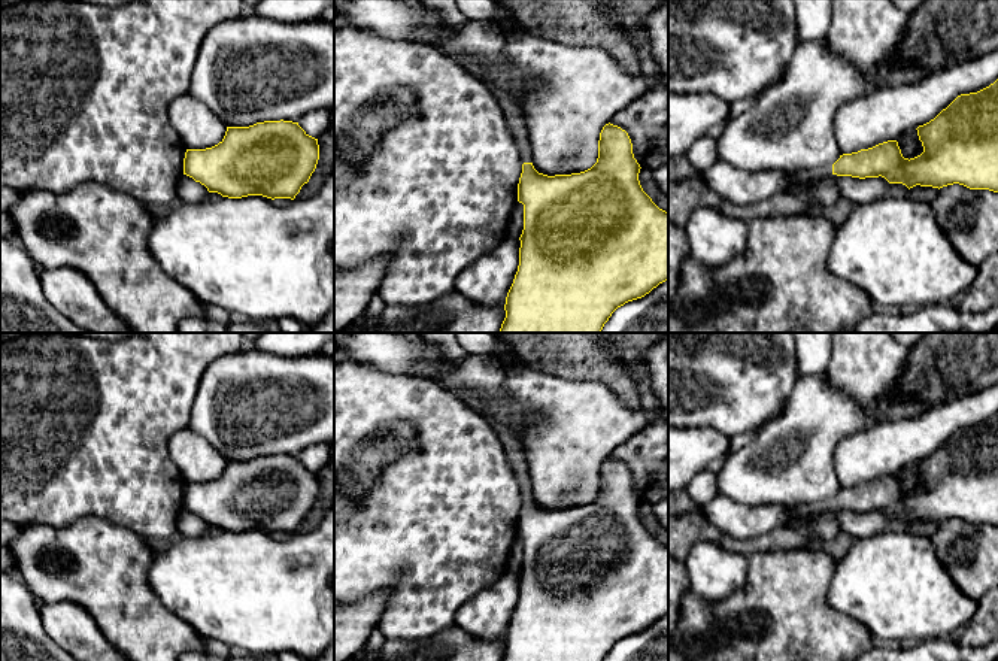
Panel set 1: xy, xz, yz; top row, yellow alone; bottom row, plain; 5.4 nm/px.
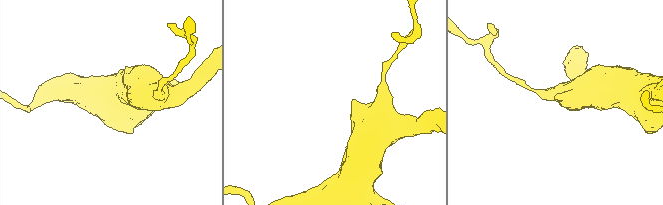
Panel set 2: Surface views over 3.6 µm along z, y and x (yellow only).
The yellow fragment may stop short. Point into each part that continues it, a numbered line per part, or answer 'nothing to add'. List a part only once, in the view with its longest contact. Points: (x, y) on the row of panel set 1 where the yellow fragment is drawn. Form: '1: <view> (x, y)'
1: yz (801, 175)

